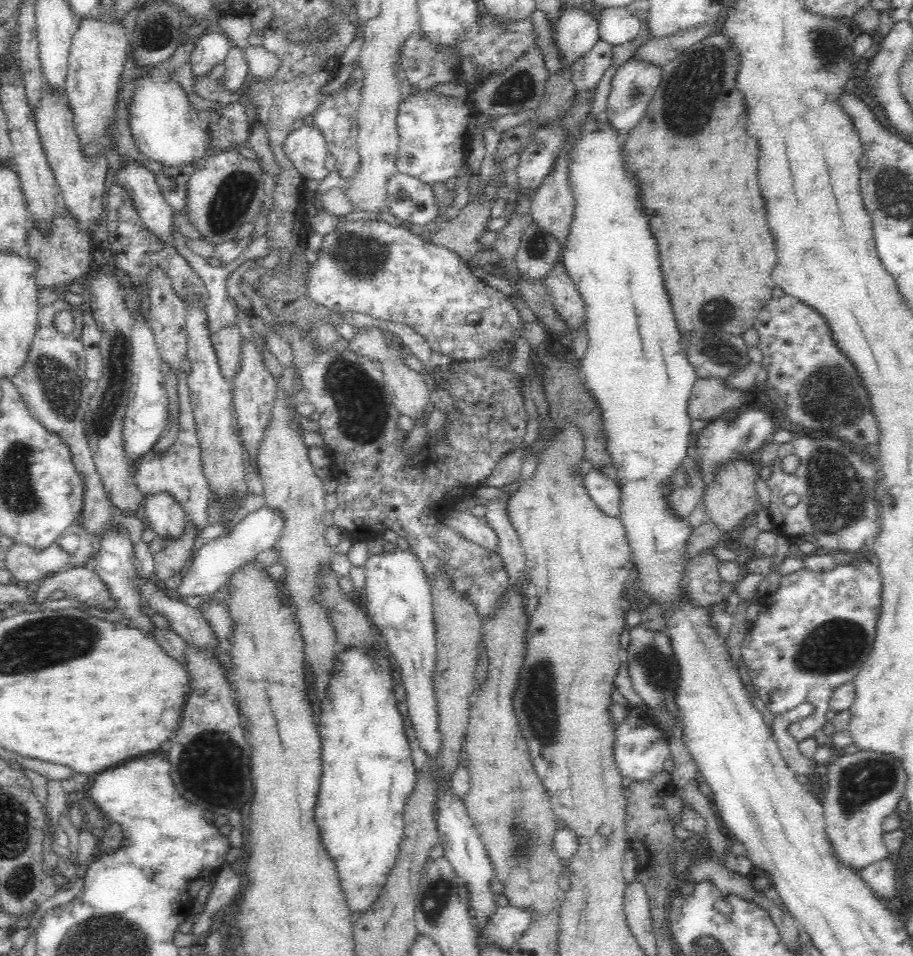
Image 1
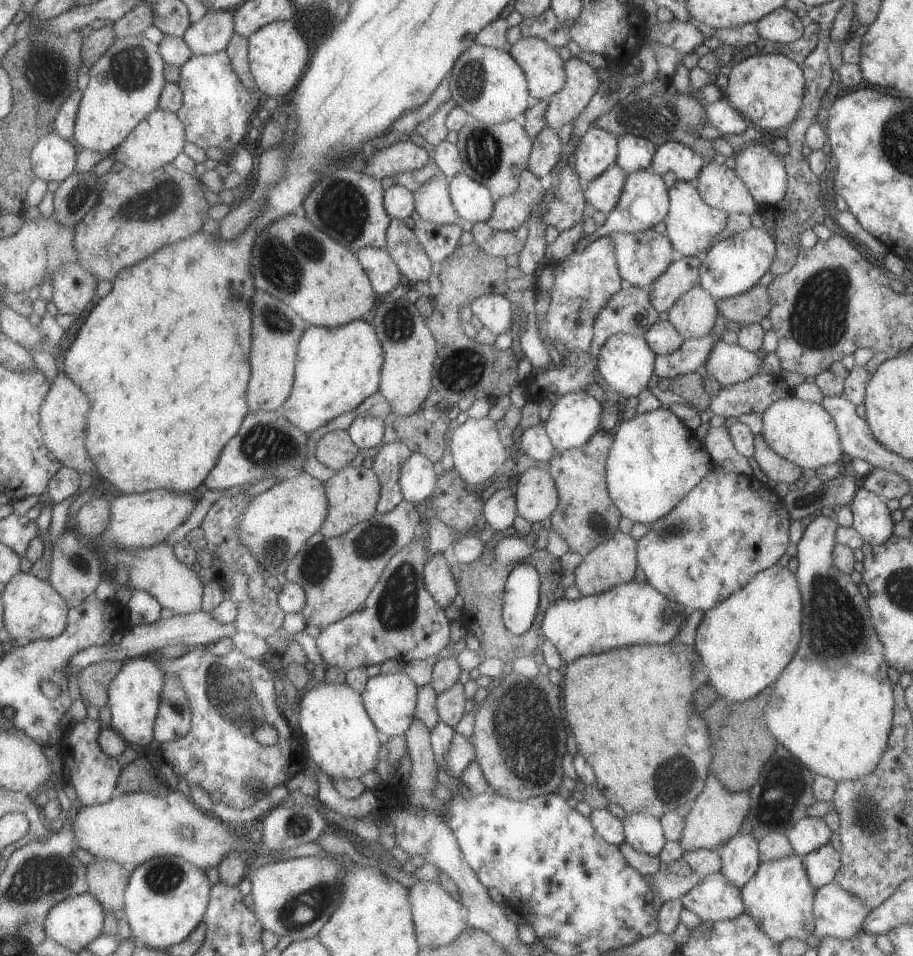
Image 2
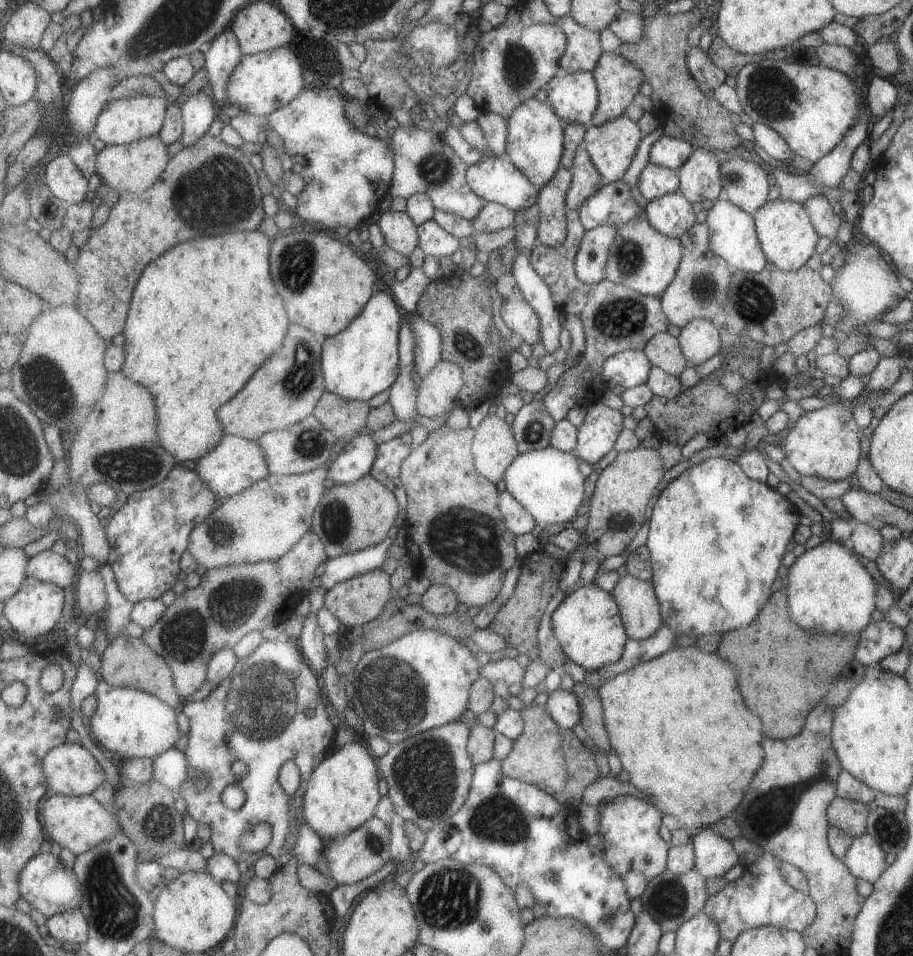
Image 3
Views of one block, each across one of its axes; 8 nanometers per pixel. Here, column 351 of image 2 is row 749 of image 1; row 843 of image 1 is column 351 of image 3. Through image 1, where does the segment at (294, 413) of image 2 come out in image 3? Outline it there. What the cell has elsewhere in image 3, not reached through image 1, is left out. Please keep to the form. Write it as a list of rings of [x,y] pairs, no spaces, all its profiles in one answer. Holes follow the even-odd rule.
[[[377,291],[356,321],[343,332],[324,338],[322,364],[327,391],[347,400],[367,401],[389,390],[400,374],[400,330],[403,316],[391,294]]]

